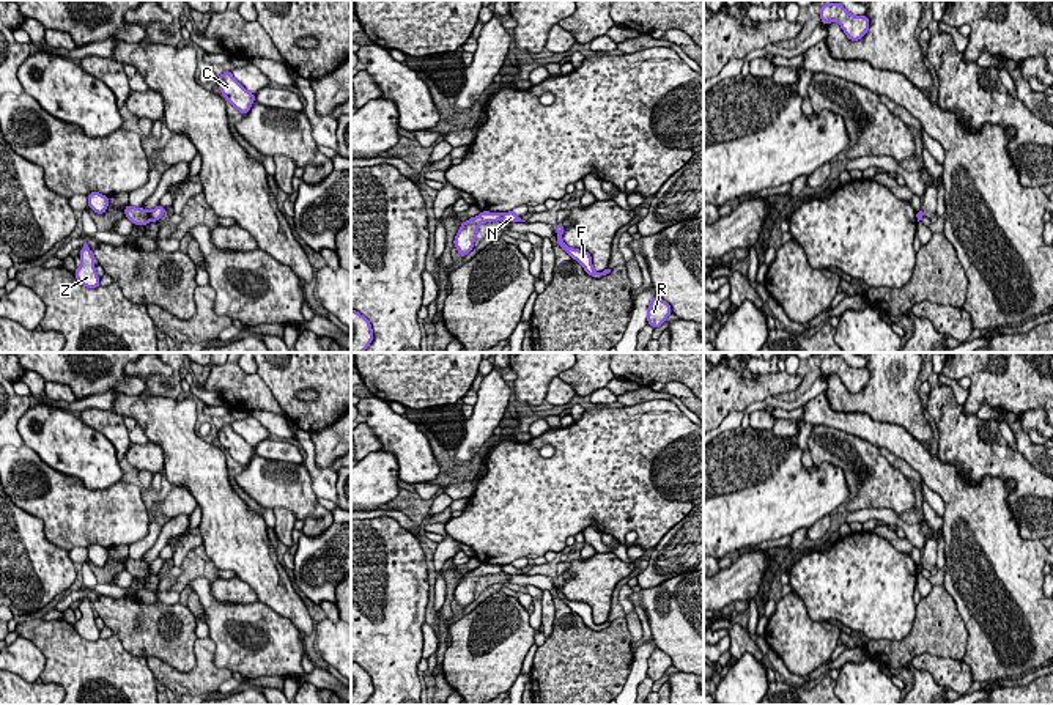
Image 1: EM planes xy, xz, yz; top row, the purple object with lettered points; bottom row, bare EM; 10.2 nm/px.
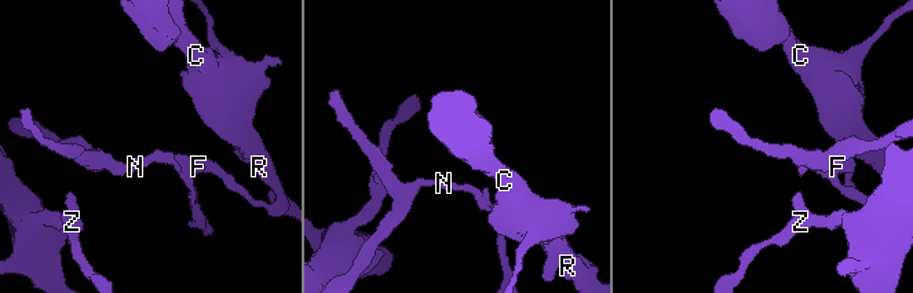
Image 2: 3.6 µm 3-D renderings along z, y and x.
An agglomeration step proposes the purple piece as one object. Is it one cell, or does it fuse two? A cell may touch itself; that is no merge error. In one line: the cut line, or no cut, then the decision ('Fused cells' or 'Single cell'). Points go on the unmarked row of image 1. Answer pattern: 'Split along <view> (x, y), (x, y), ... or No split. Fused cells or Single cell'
Split along xy (148, 564), (150, 573). Fused cells

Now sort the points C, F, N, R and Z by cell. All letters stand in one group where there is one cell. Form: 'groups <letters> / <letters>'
groups C F N R / Z

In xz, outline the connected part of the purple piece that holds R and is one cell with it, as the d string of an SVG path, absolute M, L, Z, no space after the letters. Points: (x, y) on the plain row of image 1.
M655 647L655 650L650 653L647 661L647 675L656 681L663 675L666 675L666 670L672 666L671 658L663 653L660 648Z

